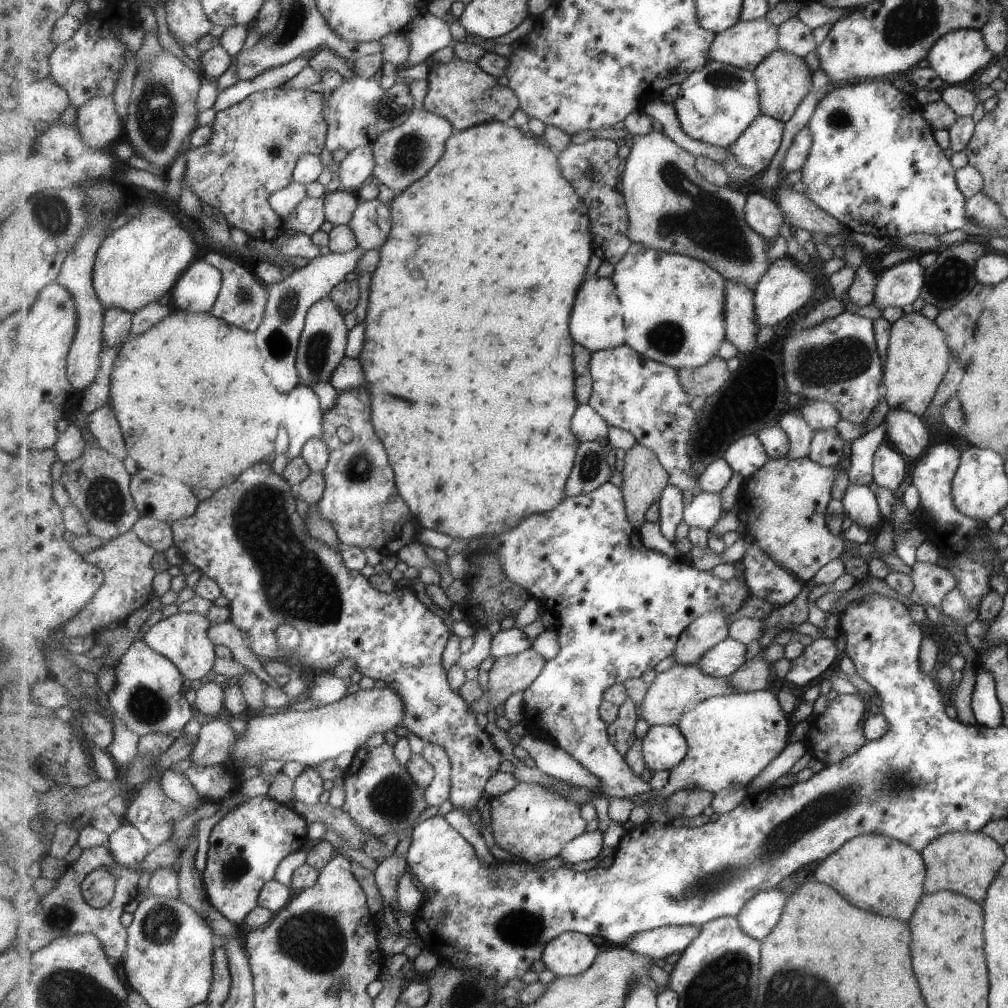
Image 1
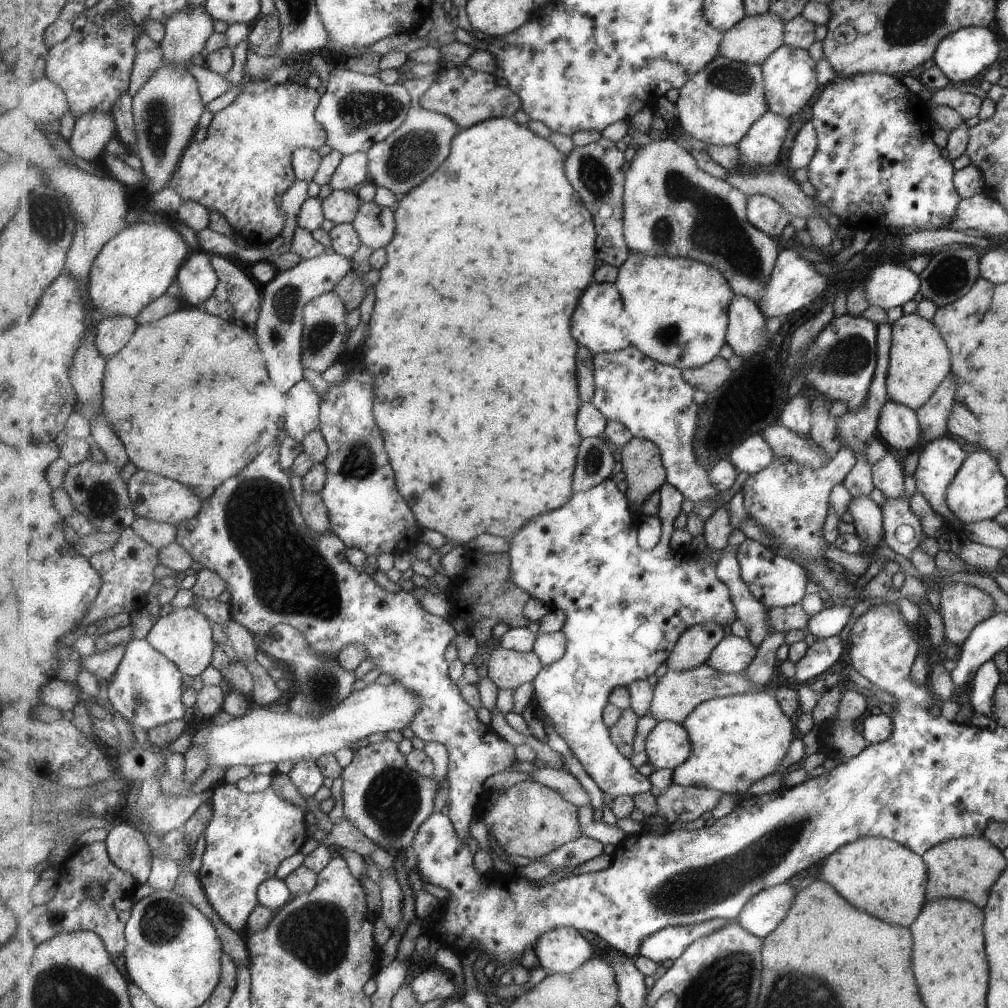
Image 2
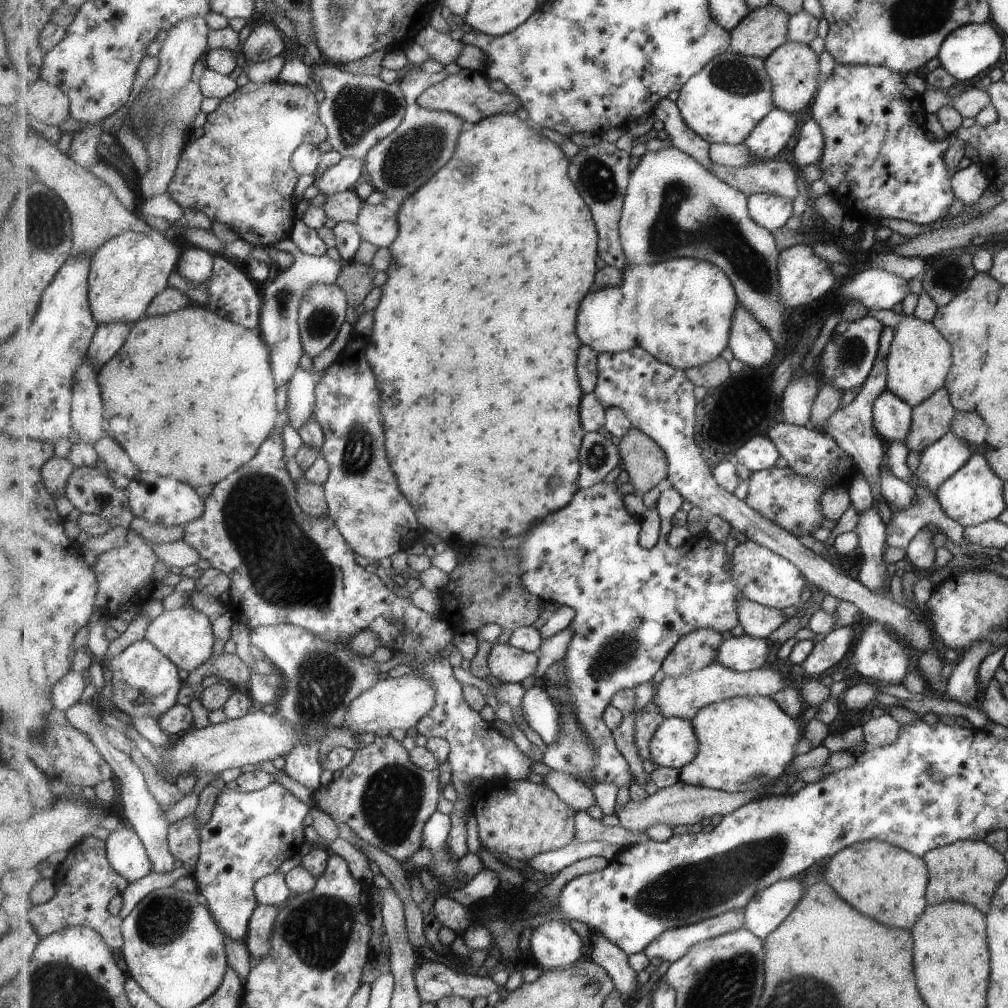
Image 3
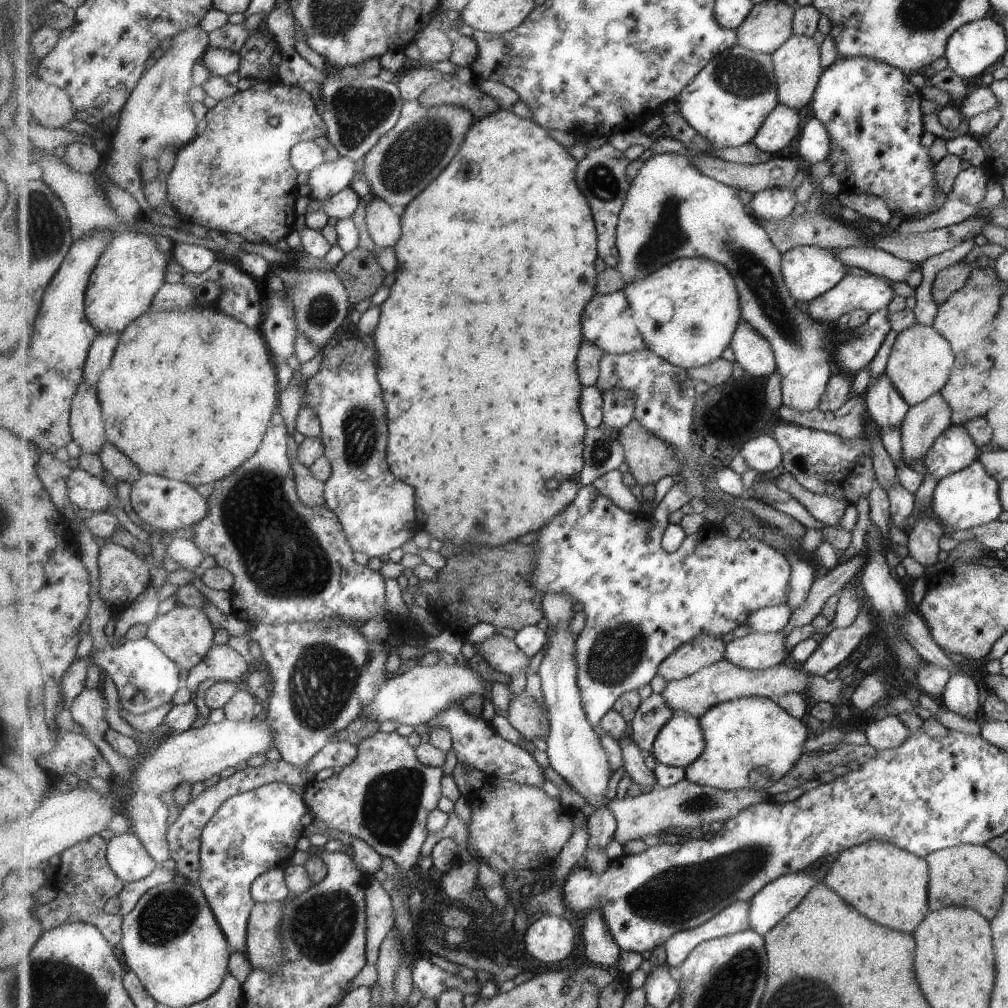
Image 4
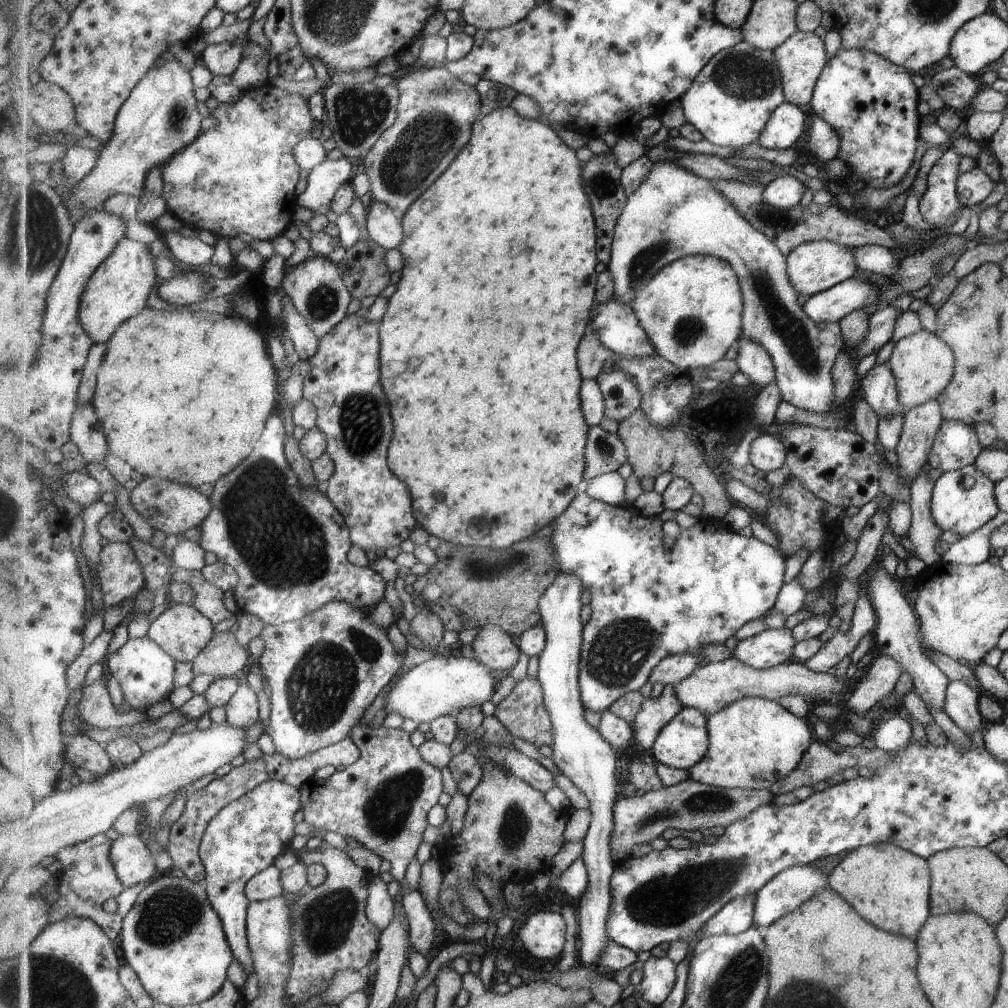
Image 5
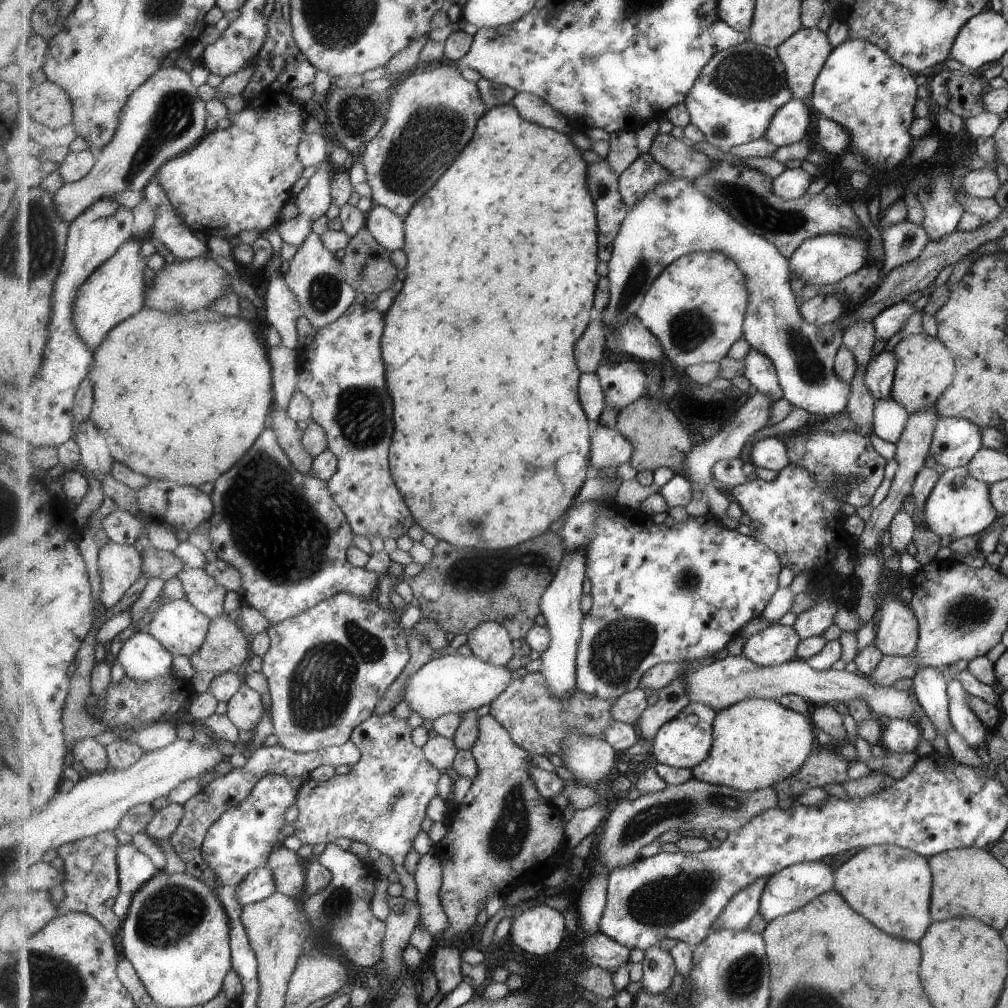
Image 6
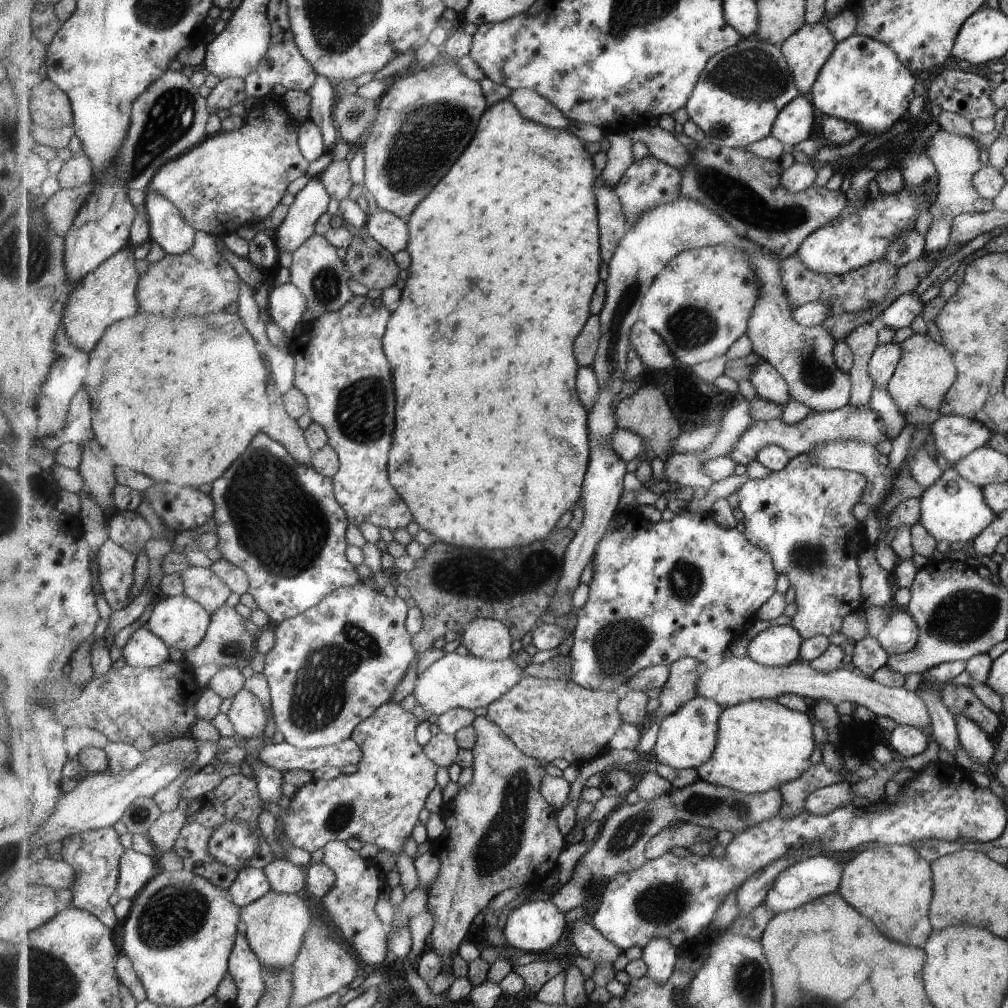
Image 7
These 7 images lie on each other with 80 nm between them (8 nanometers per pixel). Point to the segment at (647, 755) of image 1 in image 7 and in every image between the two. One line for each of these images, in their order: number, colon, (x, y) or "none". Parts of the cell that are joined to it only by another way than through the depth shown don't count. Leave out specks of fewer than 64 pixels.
2: (669, 745)
3: (675, 744)
4: (682, 741)
5: (685, 741)
6: (684, 742)
7: (687, 739)

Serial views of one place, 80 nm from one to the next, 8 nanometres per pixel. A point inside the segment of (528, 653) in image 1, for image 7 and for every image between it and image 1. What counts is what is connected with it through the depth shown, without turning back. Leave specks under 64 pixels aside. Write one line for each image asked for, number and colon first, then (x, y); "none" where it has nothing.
2: (508, 669)
3: (508, 664)
4: (501, 652)
5: (493, 646)
6: (491, 642)
7: (488, 638)

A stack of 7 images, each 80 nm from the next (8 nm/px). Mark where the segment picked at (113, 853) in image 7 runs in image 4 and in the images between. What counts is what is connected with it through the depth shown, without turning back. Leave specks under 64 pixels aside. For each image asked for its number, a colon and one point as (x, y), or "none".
4: (82, 879)
5: (86, 878)
6: (91, 869)

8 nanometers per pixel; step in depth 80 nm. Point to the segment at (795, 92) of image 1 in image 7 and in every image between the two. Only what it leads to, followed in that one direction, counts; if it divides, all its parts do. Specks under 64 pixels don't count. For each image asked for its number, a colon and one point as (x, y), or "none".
2: (791, 74)
3: (794, 68)
4: (798, 64)
5: (801, 58)
6: (804, 54)
7: (806, 52)

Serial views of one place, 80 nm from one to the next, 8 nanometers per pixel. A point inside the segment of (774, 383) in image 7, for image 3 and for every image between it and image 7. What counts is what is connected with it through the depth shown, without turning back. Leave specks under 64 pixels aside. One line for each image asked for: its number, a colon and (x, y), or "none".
3: (750, 341)
4: (755, 354)
5: (755, 361)
6: (760, 370)

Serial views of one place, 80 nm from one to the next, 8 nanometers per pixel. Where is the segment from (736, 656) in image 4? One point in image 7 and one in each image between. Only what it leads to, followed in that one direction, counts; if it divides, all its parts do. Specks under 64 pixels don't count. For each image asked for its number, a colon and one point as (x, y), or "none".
5: (769, 648)
6: (776, 645)
7: (779, 645)

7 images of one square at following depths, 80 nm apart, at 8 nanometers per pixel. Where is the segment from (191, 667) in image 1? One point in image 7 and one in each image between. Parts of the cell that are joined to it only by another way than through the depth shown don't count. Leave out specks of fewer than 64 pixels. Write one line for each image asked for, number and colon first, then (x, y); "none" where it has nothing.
2: (185, 636)
3: (185, 634)
4: (185, 633)
5: (182, 630)
6: (178, 625)
7: (182, 623)

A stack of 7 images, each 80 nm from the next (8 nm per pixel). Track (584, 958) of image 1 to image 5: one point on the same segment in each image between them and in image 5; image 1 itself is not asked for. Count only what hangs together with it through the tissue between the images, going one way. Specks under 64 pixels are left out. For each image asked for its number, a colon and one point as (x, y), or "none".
2: (563, 949)
3: (554, 944)
4: (550, 939)
5: (542, 933)

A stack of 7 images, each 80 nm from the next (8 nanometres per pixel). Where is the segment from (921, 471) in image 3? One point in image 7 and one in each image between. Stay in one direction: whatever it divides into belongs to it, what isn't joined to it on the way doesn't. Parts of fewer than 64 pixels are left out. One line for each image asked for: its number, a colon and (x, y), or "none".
4: (953, 449)
5: (955, 445)
6: (954, 442)
7: (955, 436)

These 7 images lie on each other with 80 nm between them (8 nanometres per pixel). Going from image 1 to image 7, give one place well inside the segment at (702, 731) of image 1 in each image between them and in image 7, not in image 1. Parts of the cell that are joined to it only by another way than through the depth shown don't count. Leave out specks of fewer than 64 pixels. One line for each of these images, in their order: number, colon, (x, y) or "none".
2: (738, 740)
3: (746, 743)
4: (752, 742)
5: (754, 742)
6: (758, 742)
7: (762, 744)

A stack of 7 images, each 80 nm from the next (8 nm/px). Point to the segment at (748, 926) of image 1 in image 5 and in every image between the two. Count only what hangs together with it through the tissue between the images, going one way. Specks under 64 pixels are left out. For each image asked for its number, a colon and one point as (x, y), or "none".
2: (766, 911)
3: (769, 908)
4: (780, 897)
5: (793, 887)

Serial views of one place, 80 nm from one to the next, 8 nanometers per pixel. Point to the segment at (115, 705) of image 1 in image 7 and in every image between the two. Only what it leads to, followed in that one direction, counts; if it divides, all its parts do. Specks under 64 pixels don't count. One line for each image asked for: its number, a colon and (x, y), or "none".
2: (147, 689)
3: (145, 682)
4: (146, 678)
5: (146, 672)
6: (143, 657)
7: (143, 649)

